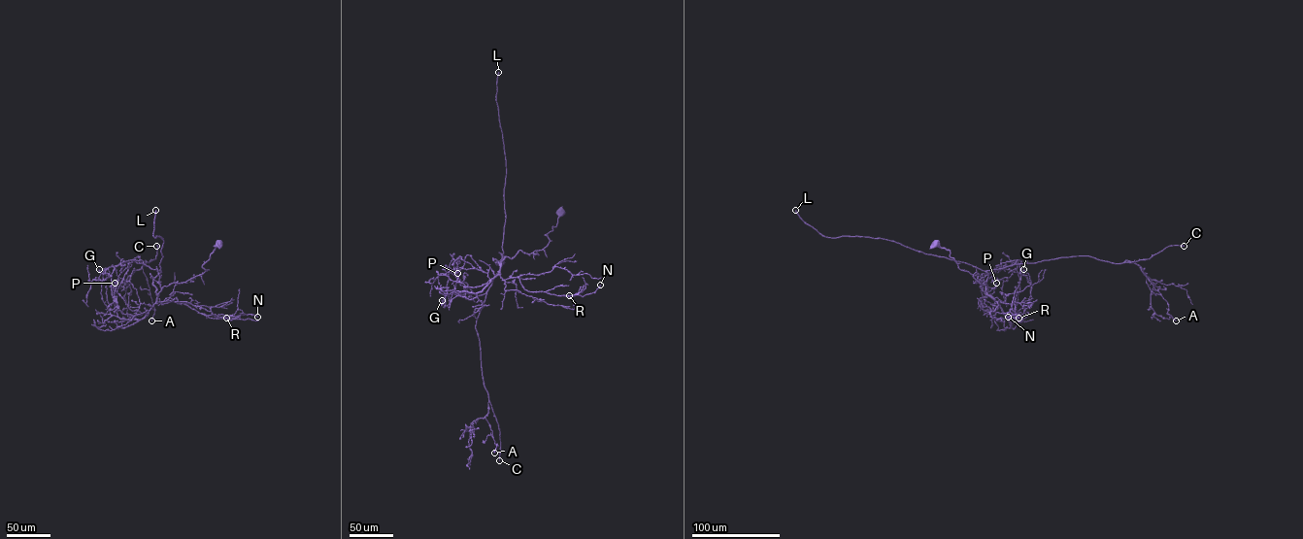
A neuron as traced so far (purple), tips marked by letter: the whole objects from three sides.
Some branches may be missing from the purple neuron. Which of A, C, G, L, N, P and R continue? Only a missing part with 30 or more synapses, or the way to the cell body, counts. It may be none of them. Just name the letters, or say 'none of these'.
C, L

